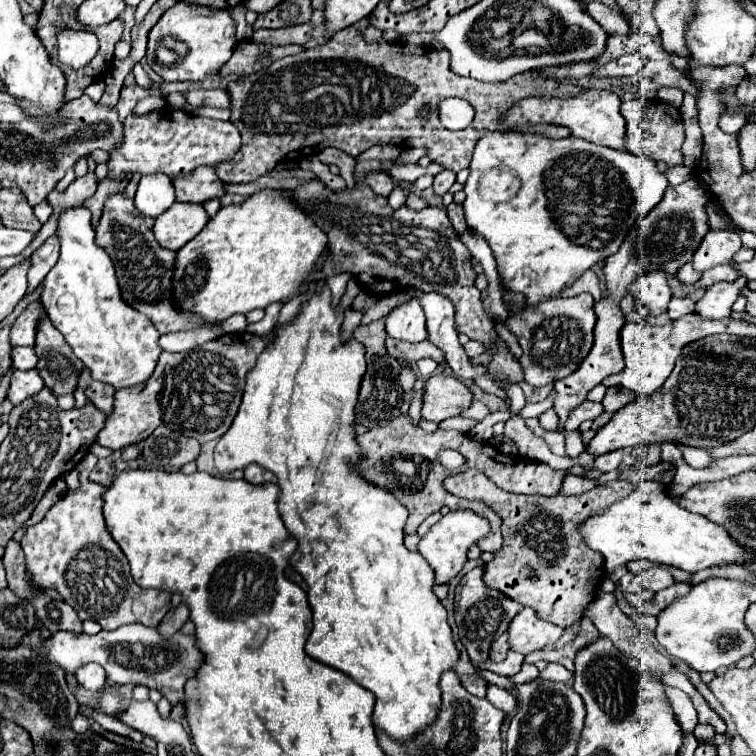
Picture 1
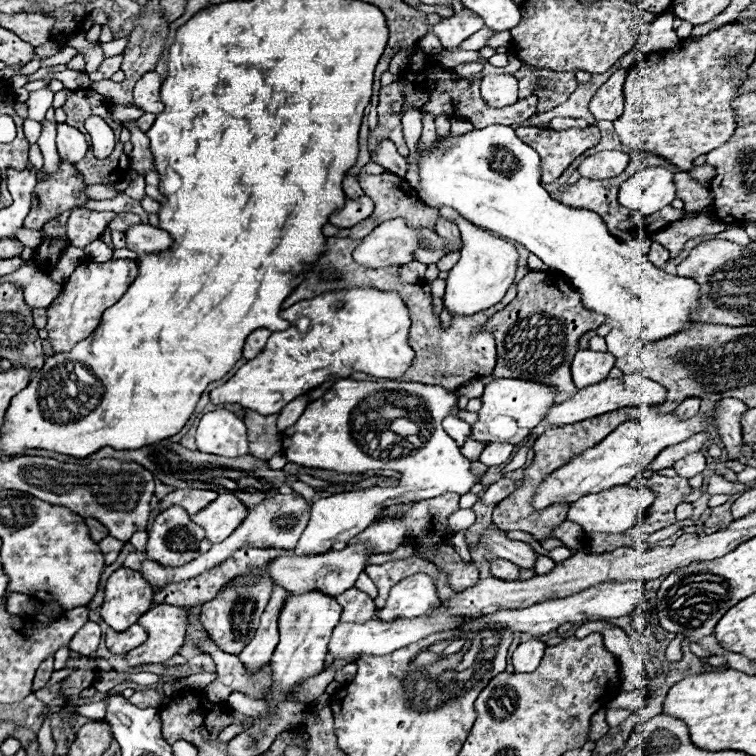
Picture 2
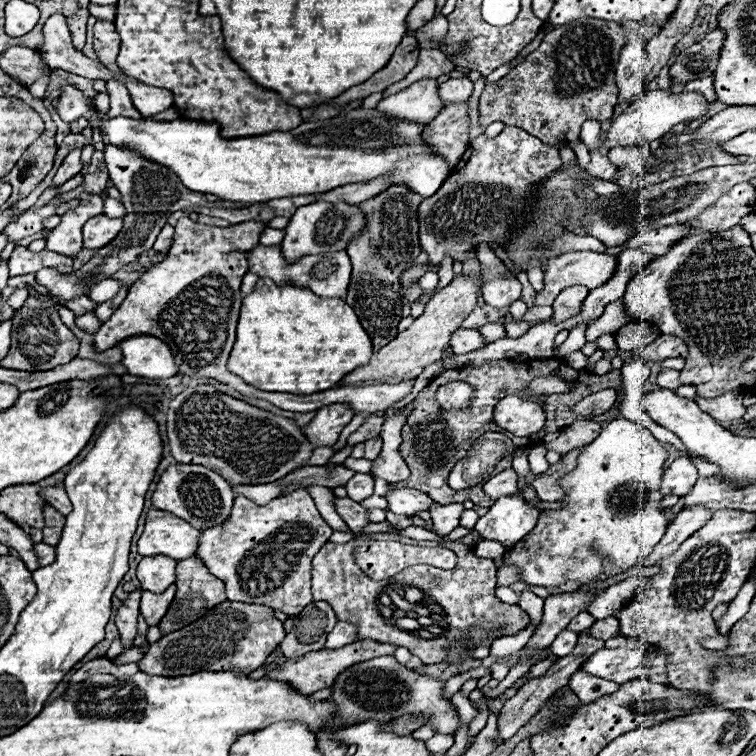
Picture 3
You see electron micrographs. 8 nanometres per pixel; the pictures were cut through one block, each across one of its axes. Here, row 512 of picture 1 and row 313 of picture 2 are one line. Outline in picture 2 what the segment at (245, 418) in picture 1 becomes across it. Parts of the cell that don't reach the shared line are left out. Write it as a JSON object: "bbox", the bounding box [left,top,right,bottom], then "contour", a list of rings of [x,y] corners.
{"bbox":[210,288,414,416],"contour":[[[344,288],[342,292],[326,292],[282,310],[282,318],[290,322],[302,316],[310,318],[308,332],[272,332],[264,350],[254,360],[248,360],[226,384],[210,392],[212,404],[240,404],[270,416],[324,382],[348,378],[352,372],[398,378],[414,360],[414,350],[408,346],[408,308],[396,292]]]}

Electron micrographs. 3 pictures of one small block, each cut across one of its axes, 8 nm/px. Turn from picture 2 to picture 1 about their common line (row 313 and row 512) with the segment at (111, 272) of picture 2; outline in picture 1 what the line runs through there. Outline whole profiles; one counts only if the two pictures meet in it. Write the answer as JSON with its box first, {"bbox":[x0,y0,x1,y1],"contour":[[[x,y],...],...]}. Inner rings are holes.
{"bbox":[20,453,170,630],"contour":[[[88,453],[81,461],[87,463],[79,462],[76,466],[80,488],[70,490],[62,500],[58,500],[38,524],[26,530],[20,542],[26,556],[28,574],[38,588],[56,588],[82,620],[96,620],[104,630],[116,630],[122,624],[134,622],[156,628],[170,608],[170,594],[160,590],[144,590],[132,580],[128,560],[120,546],[110,538],[104,522],[102,496],[108,486],[88,480],[98,458]],[[140,602],[142,612],[136,610],[136,604],[140,606]]]}

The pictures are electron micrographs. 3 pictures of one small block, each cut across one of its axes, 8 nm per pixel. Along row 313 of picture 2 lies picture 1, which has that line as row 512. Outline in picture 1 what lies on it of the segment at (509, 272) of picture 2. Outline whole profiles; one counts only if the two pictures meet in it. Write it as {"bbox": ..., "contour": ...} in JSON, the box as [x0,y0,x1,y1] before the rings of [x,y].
{"bbox":[418,510,490,584],"contour":[[[454,510],[442,516],[442,520],[430,528],[430,532],[420,540],[418,552],[432,566],[436,582],[444,584],[462,572],[464,564],[468,562],[468,548],[474,546],[478,540],[486,538],[486,534],[490,534],[490,522],[486,518],[476,514],[474,510]]]}

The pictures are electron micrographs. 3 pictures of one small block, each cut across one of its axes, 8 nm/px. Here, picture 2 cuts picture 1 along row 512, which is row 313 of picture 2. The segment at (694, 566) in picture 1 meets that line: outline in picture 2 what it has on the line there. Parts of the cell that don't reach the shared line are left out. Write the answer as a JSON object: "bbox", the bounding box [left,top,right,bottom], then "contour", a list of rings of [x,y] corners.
{"bbox":[418,126,700,340],"contour":[[[488,126],[484,130],[472,130],[464,136],[450,136],[446,142],[438,140],[436,148],[426,156],[420,156],[420,192],[418,196],[430,208],[450,206],[460,212],[472,224],[494,230],[504,238],[522,244],[536,254],[546,266],[562,272],[568,282],[580,292],[582,306],[606,316],[606,322],[618,324],[626,336],[638,336],[642,340],[662,340],[692,324],[692,312],[700,310],[700,286],[692,278],[672,276],[656,268],[646,254],[634,252],[628,244],[608,234],[602,218],[588,210],[568,208],[548,196],[540,186],[540,156],[526,146],[510,126]]]}

